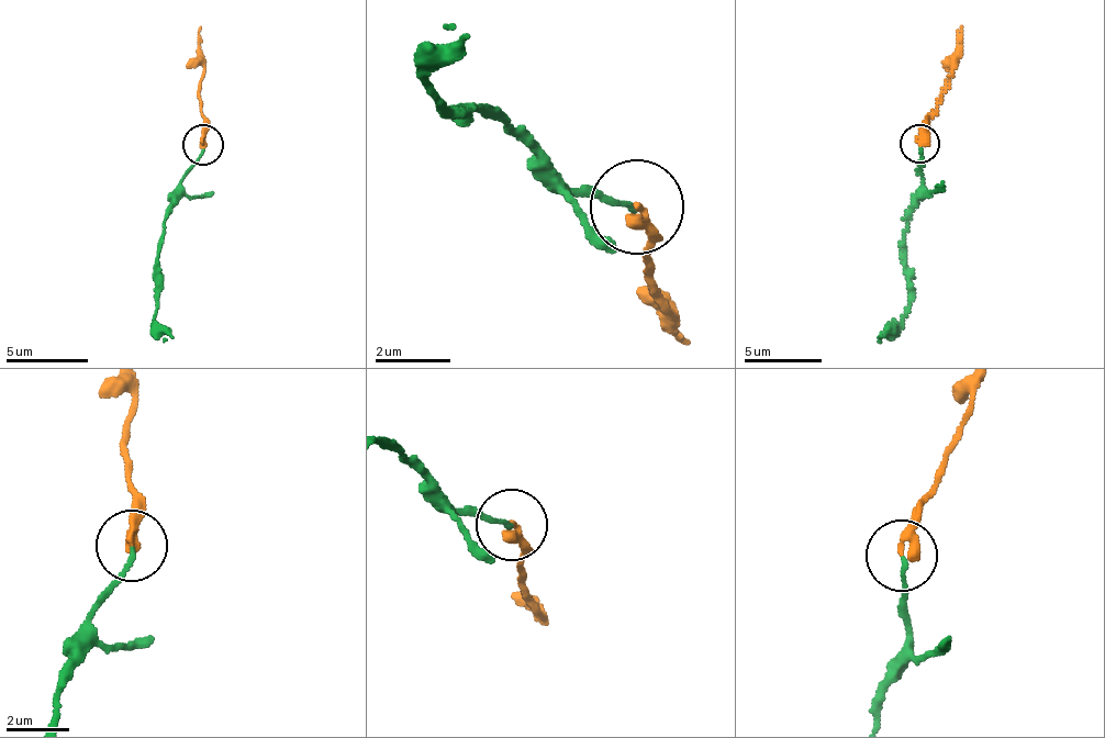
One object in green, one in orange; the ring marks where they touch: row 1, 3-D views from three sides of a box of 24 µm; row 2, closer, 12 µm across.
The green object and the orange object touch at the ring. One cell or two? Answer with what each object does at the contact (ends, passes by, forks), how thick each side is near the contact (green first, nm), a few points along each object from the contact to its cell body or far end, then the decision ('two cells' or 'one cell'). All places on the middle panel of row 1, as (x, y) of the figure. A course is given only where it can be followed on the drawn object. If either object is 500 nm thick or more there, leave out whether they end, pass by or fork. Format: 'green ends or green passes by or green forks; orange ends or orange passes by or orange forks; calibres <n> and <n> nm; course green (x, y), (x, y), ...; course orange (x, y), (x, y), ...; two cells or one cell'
green ends; orange passes by; calibres 130 and 170 nm; course green (638, 209), (561, 186), (499, 118), (436, 101), (465, 35), (442, 24); course orange (638, 209), (654, 226), (662, 310), (685, 344); one cell

